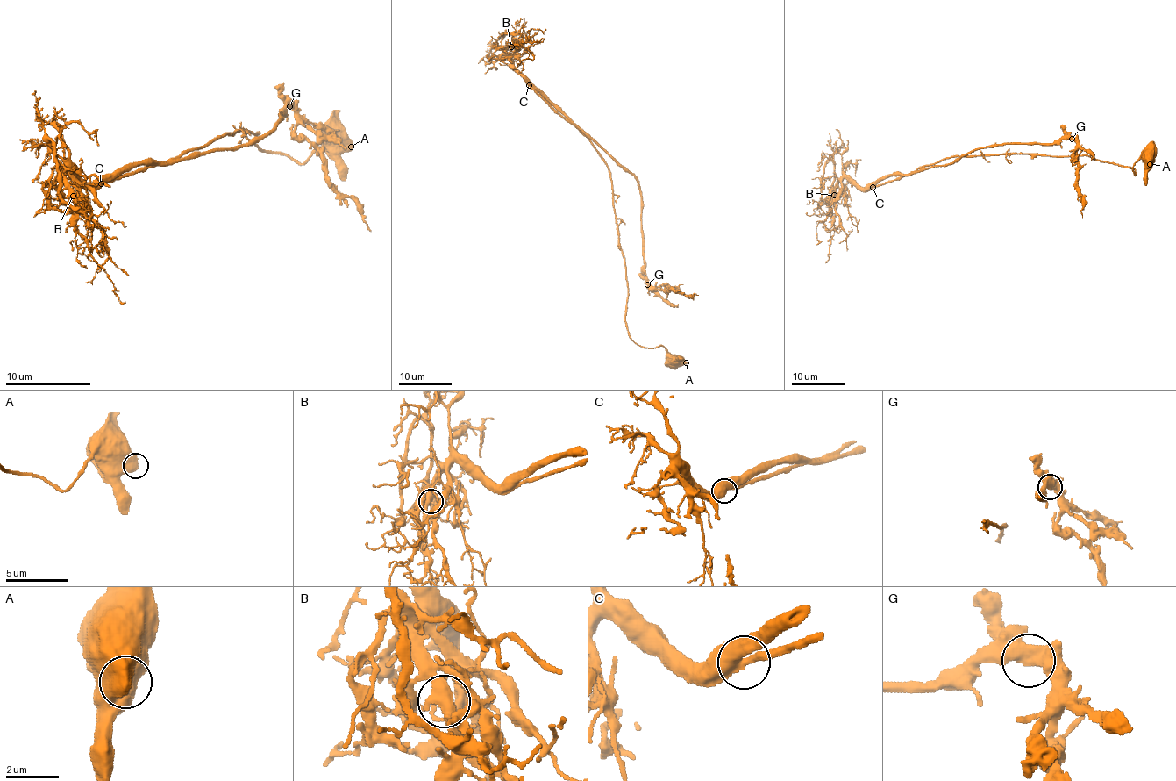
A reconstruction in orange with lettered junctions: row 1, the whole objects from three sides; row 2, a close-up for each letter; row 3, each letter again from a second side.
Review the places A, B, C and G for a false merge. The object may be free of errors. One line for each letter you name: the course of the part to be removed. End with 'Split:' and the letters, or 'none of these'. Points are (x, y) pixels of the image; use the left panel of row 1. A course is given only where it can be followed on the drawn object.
Split: none of these

